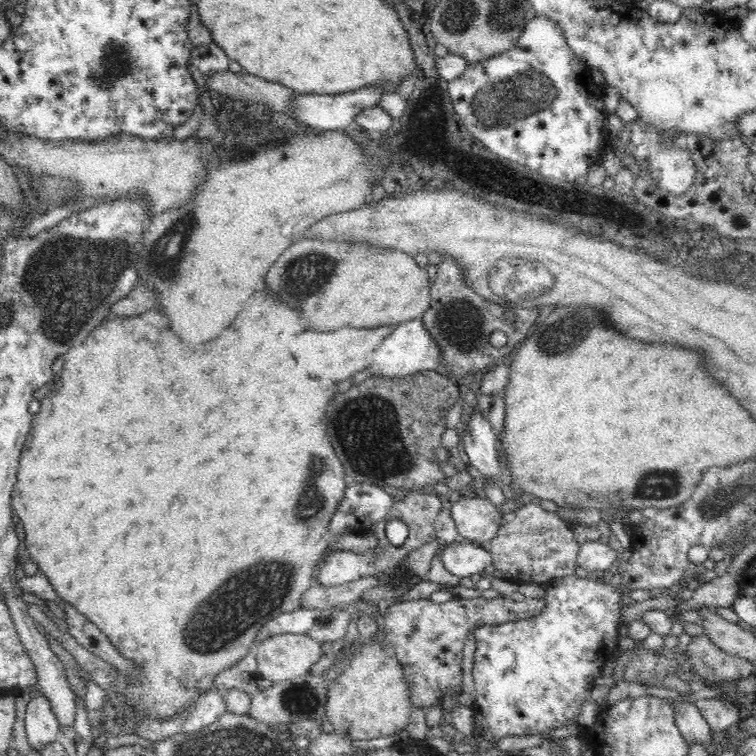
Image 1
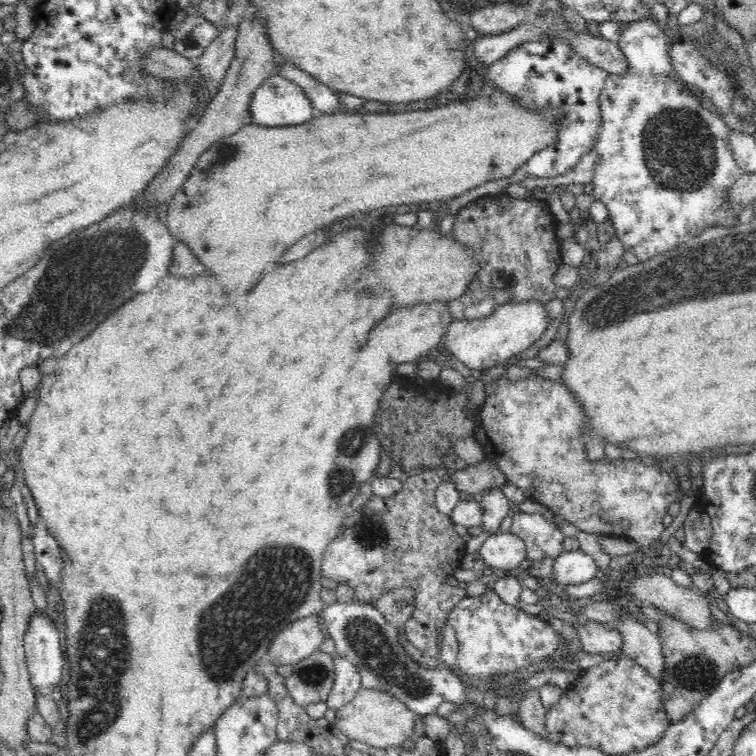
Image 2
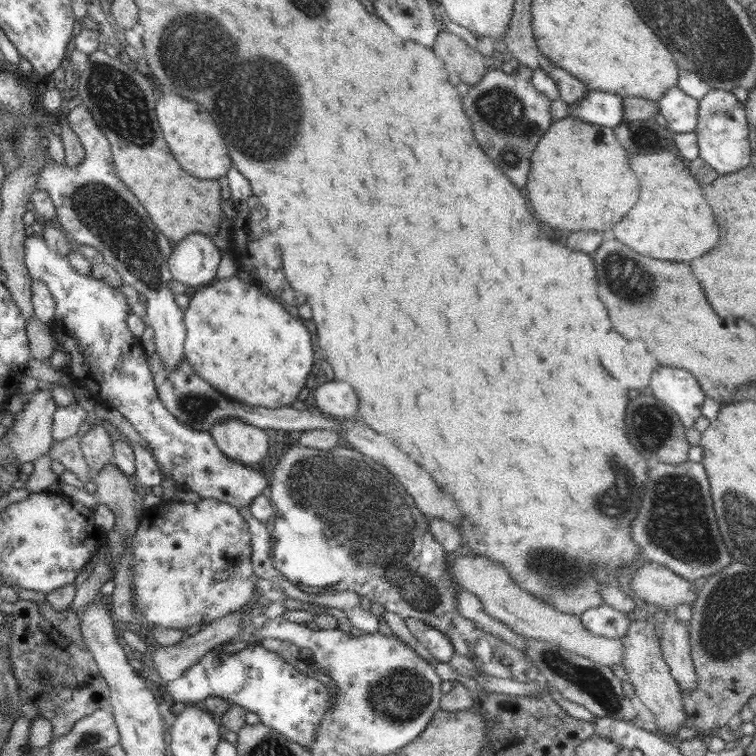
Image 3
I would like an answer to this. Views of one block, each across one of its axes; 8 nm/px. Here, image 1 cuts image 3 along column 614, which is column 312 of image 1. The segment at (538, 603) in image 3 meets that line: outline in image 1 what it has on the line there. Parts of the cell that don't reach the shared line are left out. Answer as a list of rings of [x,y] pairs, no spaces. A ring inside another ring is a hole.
[[[276,634],[255,647],[258,674],[273,683],[305,676],[323,654],[320,643],[305,634]]]

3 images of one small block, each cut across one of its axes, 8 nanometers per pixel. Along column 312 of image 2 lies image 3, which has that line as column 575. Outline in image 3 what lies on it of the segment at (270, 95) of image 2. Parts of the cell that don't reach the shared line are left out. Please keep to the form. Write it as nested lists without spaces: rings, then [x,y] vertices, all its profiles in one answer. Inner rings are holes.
[[[588,90],[577,106],[570,110],[570,117],[614,129],[625,120],[623,97],[606,91]]]

